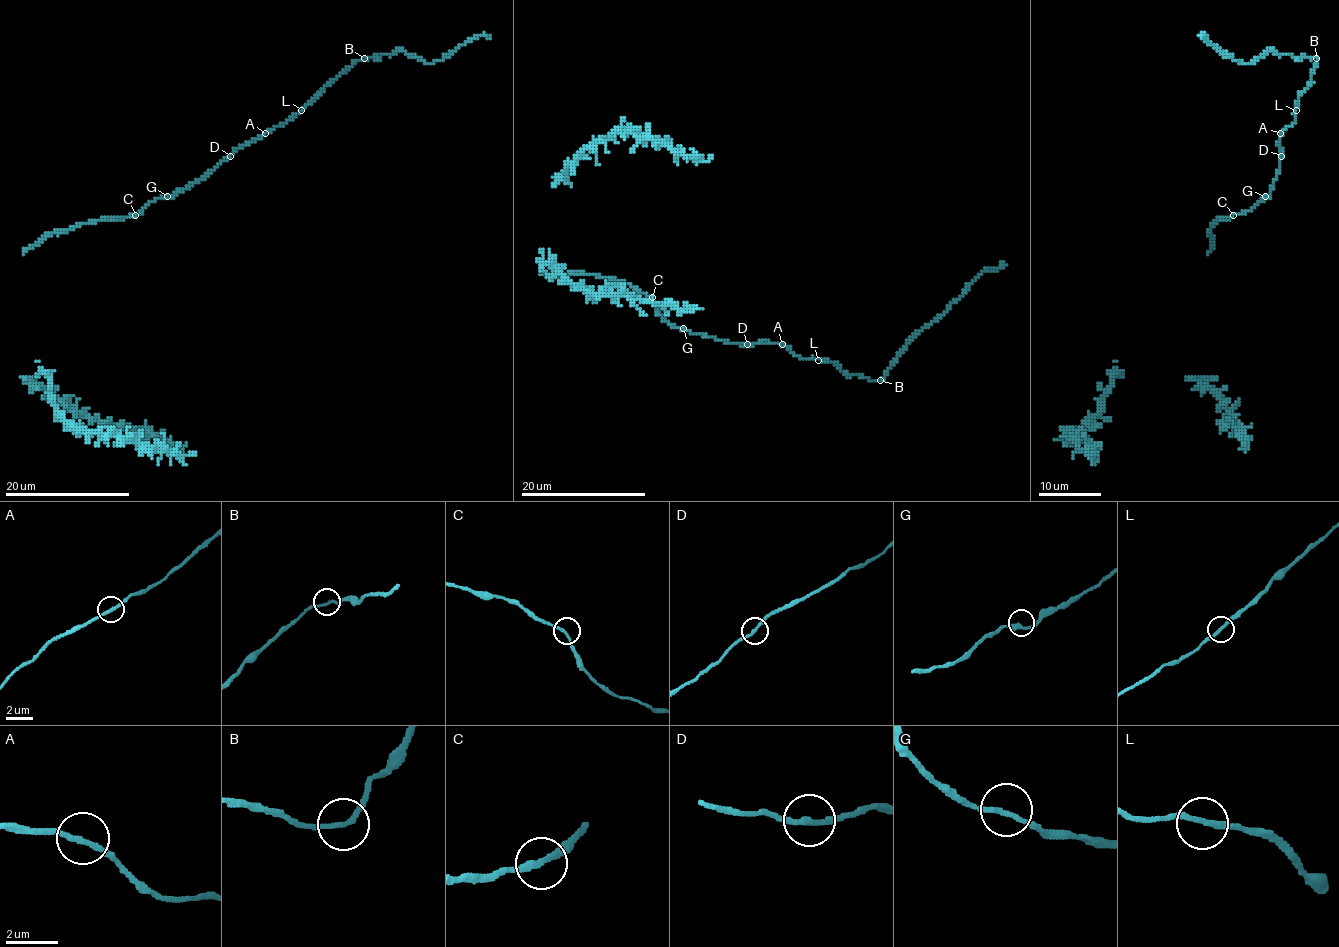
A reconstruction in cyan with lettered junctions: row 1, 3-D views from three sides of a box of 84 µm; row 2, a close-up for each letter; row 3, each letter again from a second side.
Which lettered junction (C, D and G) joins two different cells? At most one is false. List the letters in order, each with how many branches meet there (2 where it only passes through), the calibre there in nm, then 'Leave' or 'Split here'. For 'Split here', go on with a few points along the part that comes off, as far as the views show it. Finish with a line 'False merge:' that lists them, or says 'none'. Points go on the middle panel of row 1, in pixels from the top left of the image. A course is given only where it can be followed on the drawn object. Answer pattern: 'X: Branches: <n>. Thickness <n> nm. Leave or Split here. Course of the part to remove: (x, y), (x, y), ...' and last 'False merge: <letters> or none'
C: Branches: 2. Thickness 220 nm. Leave
D: Branches: 2. Thickness 200 nm. Leave
G: Branches: 2. Thickness 240 nm. Leave
False merge: none

